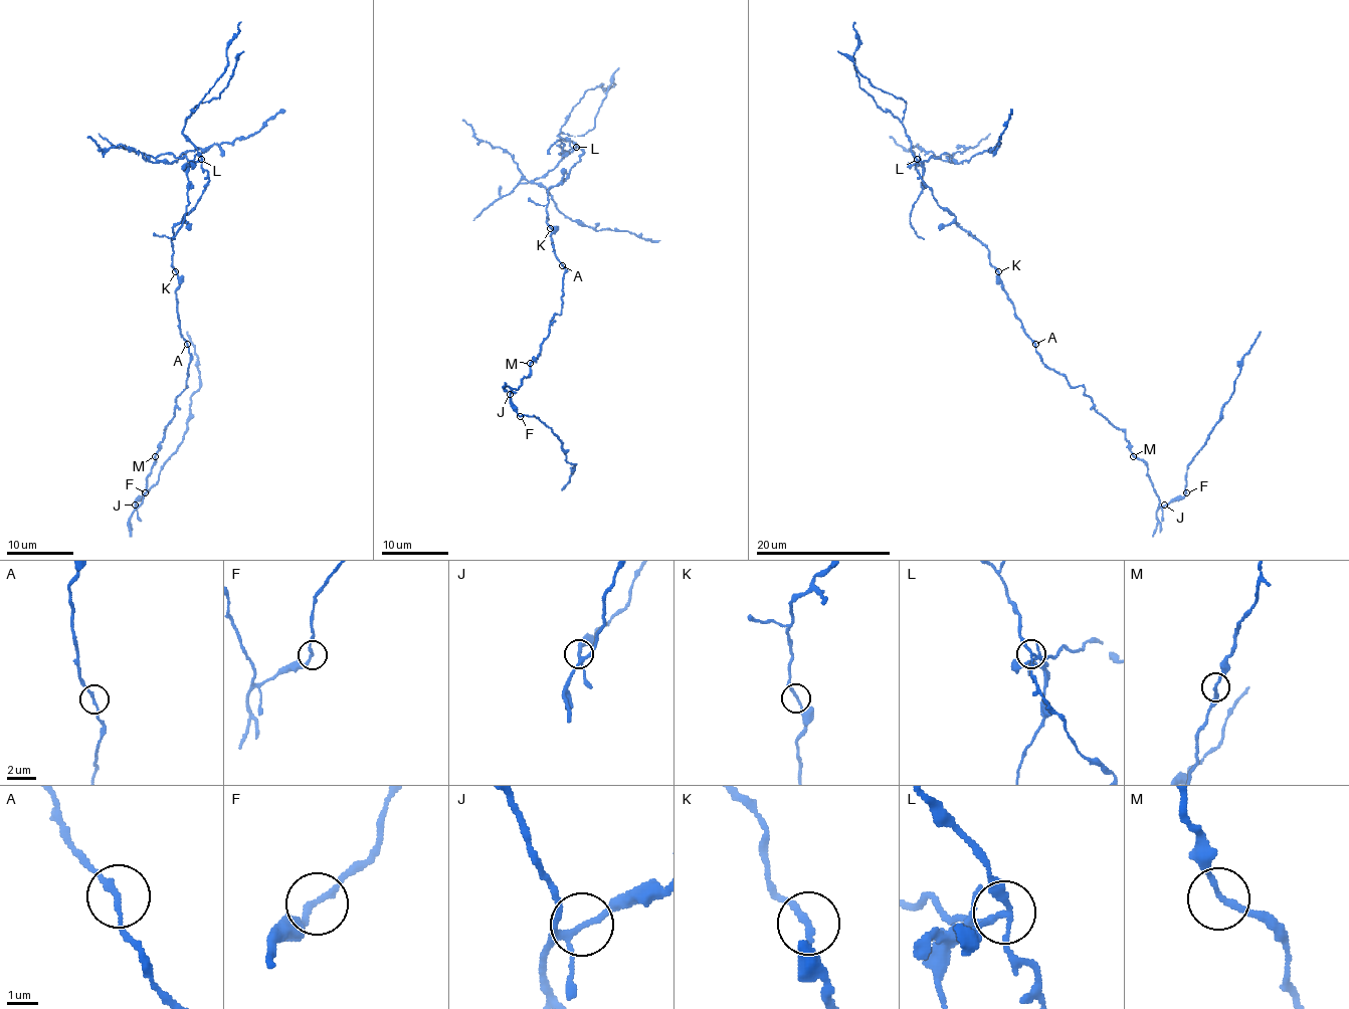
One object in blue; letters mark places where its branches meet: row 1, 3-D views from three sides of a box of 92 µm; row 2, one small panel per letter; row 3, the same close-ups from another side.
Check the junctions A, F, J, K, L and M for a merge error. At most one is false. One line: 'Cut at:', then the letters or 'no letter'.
Cut at: L

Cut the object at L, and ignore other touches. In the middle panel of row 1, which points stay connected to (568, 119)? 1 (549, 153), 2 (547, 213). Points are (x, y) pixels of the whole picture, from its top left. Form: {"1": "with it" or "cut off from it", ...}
{"1": "cut off from it", "2": "with it"}

